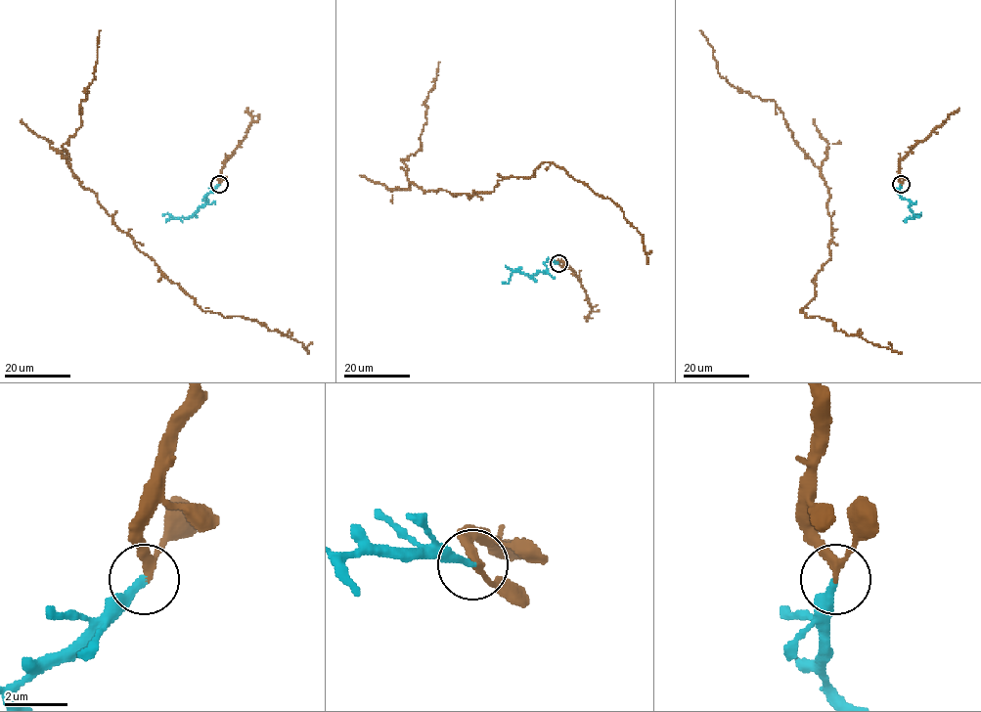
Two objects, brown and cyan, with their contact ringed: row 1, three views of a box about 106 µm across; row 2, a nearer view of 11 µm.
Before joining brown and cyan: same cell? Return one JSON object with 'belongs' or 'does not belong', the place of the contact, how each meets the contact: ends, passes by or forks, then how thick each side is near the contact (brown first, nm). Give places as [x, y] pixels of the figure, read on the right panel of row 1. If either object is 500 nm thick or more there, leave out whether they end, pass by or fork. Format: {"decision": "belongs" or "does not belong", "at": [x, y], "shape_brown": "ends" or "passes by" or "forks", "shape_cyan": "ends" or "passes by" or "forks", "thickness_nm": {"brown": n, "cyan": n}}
{"decision": "belongs", "at": [901, 184], "shape_brown": "passes by", "shape_cyan": "ends", "thickness_nm": {"brown": 220, "cyan": 240}}

